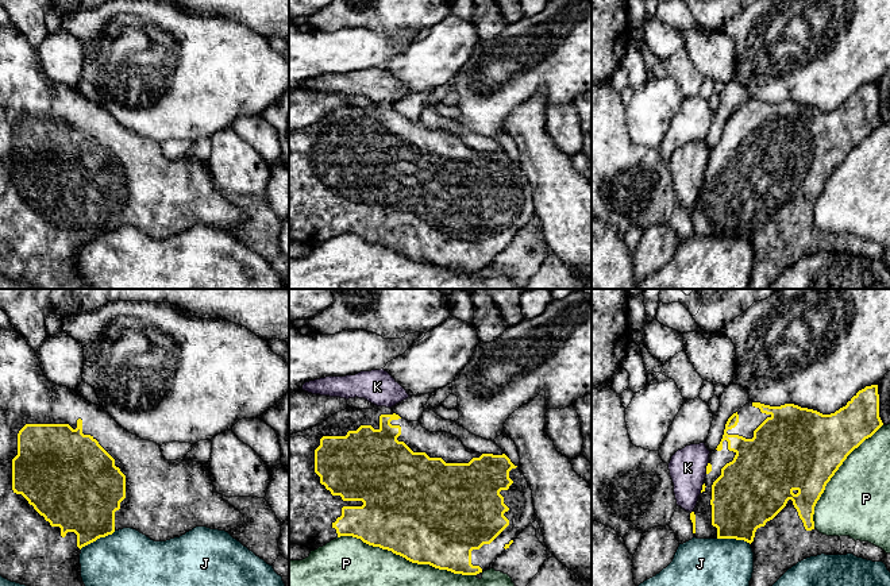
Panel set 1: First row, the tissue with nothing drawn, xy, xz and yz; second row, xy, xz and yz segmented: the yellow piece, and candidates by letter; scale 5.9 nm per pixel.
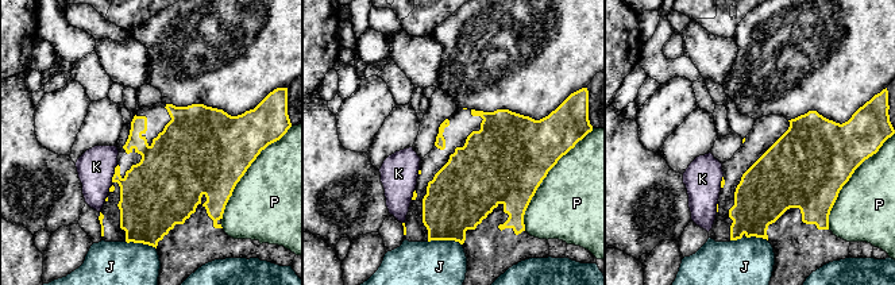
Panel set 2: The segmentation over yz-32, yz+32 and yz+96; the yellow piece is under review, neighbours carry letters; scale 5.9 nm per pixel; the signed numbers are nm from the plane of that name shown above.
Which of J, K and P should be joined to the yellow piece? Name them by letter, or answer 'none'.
none

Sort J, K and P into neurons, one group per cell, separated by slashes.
J / K / P

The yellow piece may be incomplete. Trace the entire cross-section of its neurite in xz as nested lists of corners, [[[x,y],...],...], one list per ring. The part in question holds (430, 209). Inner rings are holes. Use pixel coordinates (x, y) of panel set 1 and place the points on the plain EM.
[[[348,105],[307,128],[289,132],[289,242],[304,243],[315,248],[336,235],[352,234],[369,243],[392,248],[412,261],[429,262],[454,271],[477,273],[490,267],[497,255],[535,217],[532,188],[521,166],[515,163],[505,151],[474,150],[466,146],[456,134],[447,130],[429,130],[421,124],[420,119],[408,119],[396,112],[392,105]]]

